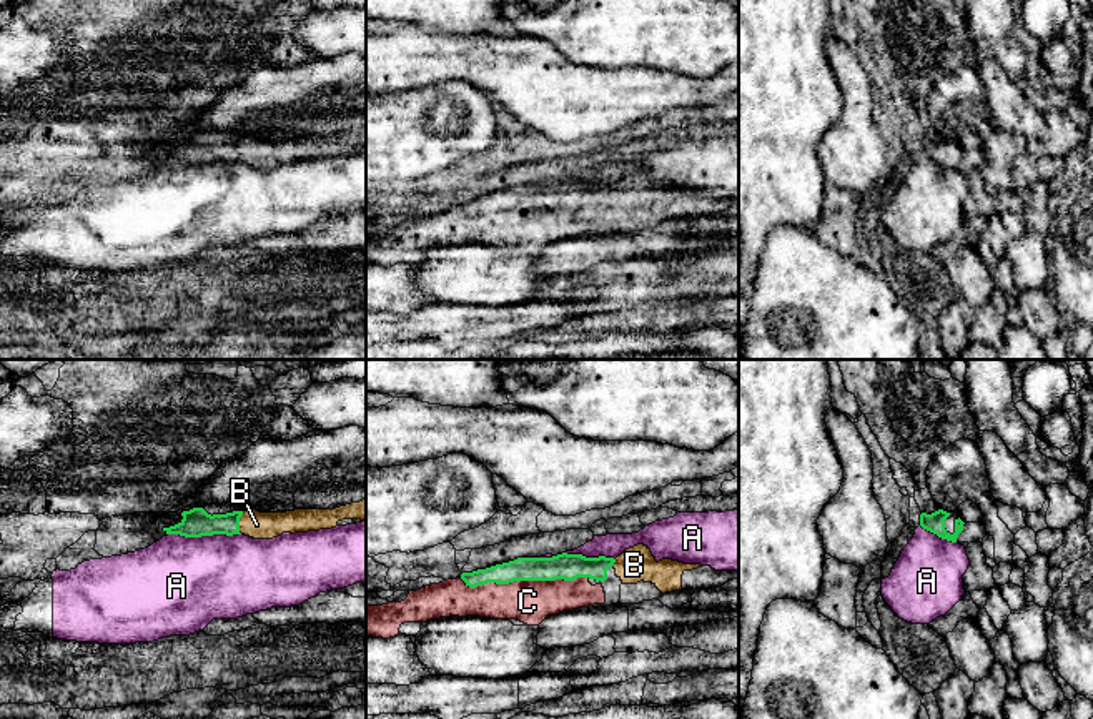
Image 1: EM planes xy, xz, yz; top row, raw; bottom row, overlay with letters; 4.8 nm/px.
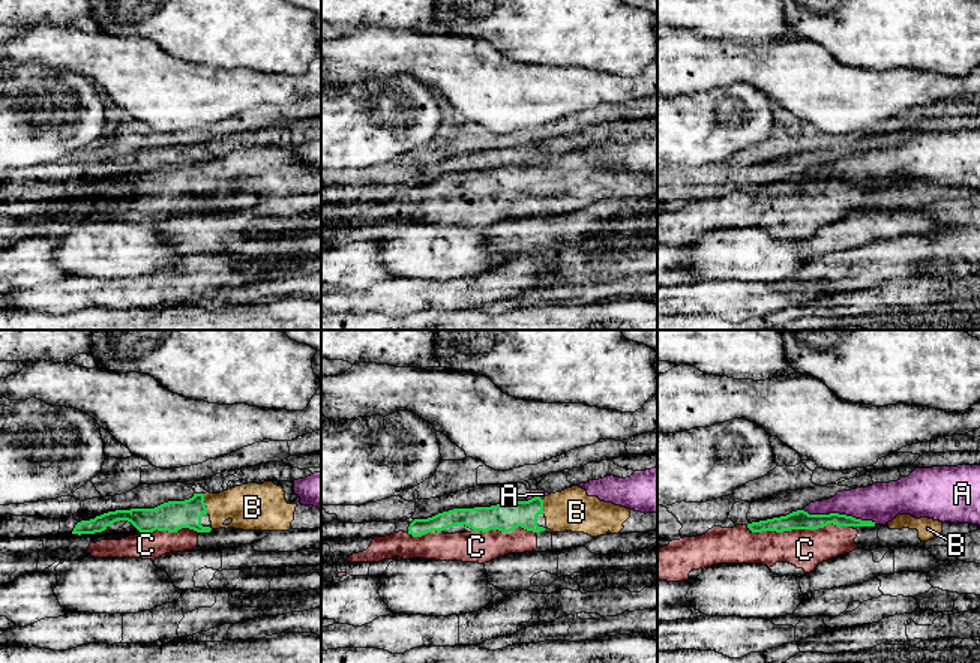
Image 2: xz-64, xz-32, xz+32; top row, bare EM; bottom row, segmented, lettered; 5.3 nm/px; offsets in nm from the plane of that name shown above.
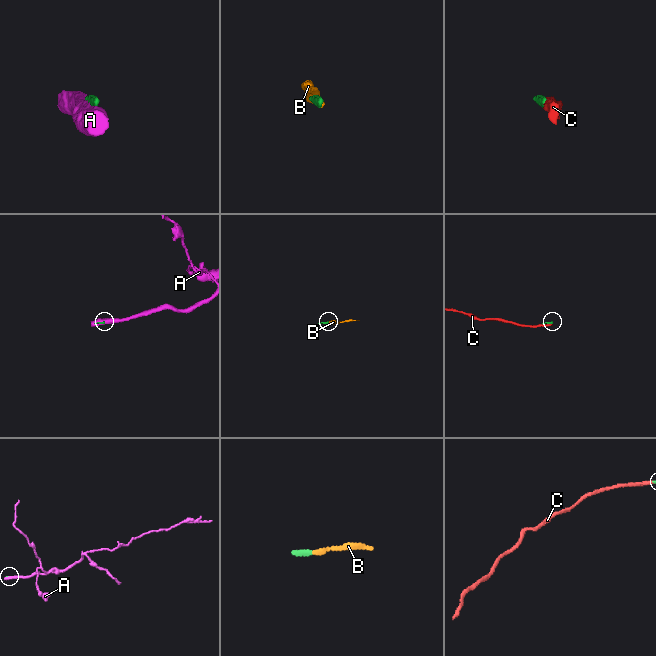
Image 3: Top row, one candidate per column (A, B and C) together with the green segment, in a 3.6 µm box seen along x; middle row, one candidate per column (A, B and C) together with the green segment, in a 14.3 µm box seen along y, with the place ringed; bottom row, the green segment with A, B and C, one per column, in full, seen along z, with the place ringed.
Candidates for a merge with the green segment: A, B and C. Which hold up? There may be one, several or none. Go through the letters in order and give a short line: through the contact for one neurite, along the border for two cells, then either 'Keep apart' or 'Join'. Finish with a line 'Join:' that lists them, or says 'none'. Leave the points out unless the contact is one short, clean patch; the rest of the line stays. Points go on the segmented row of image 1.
A: Keep apart
B: Line: xy (195, 523), (238, 523), (257, 525). Join
C: Join
Join: B, C

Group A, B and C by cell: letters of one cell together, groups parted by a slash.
A / B C

